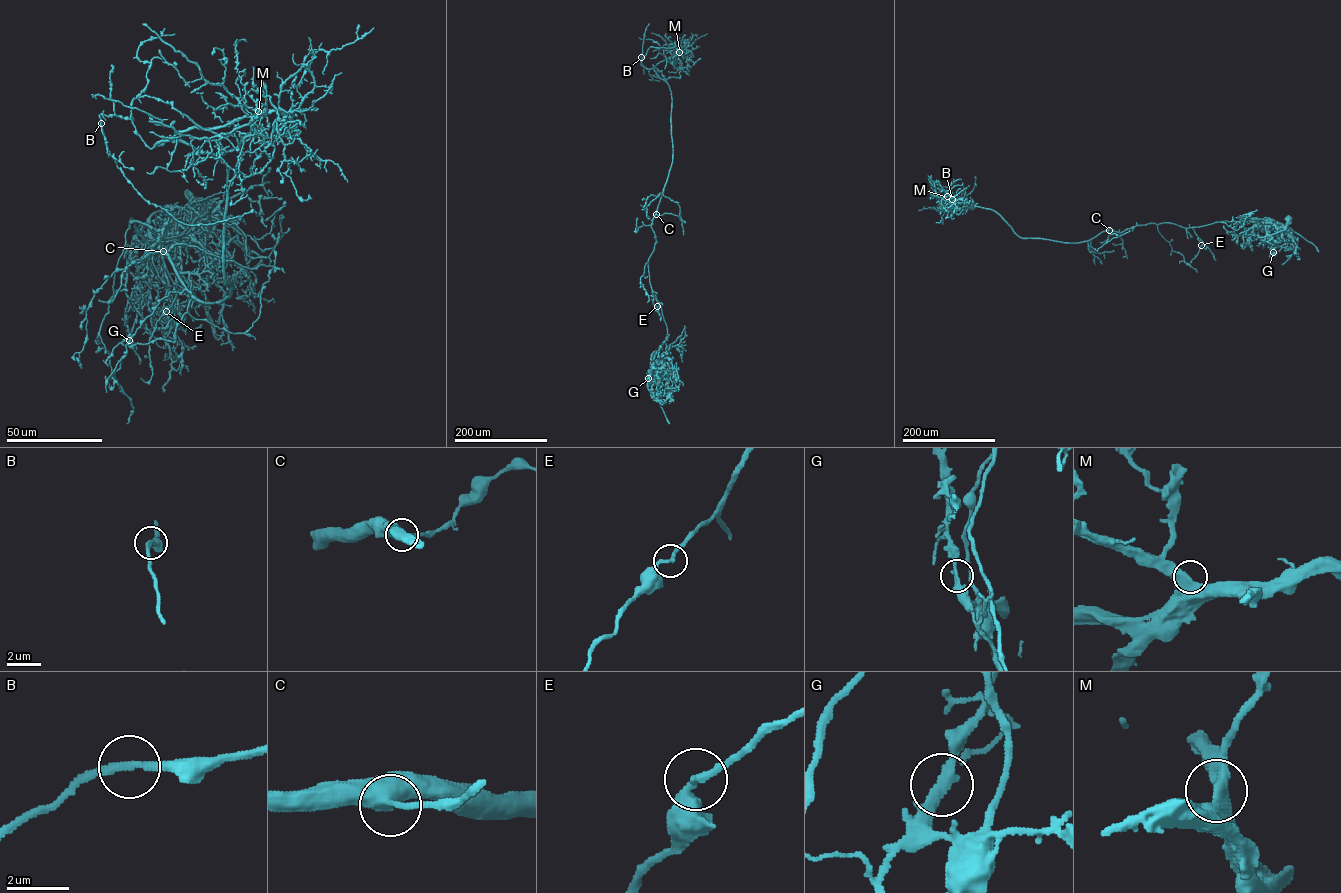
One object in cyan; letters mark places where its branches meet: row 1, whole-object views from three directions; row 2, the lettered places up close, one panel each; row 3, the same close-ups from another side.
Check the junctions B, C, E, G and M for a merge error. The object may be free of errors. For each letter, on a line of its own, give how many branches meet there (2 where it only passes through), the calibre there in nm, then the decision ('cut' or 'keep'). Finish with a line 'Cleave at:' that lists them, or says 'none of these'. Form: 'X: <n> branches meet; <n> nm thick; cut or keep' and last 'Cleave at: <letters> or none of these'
B: 2 branches meet; 200 nm thick; keep
C: 2 branches meet; 360 nm thick; keep
E: 2 branches meet; 220 nm thick; keep
G: 2 branches meet; 280 nm thick; cut
M: 2 branches meet; 440 nm thick; keep
Cleave at: G

